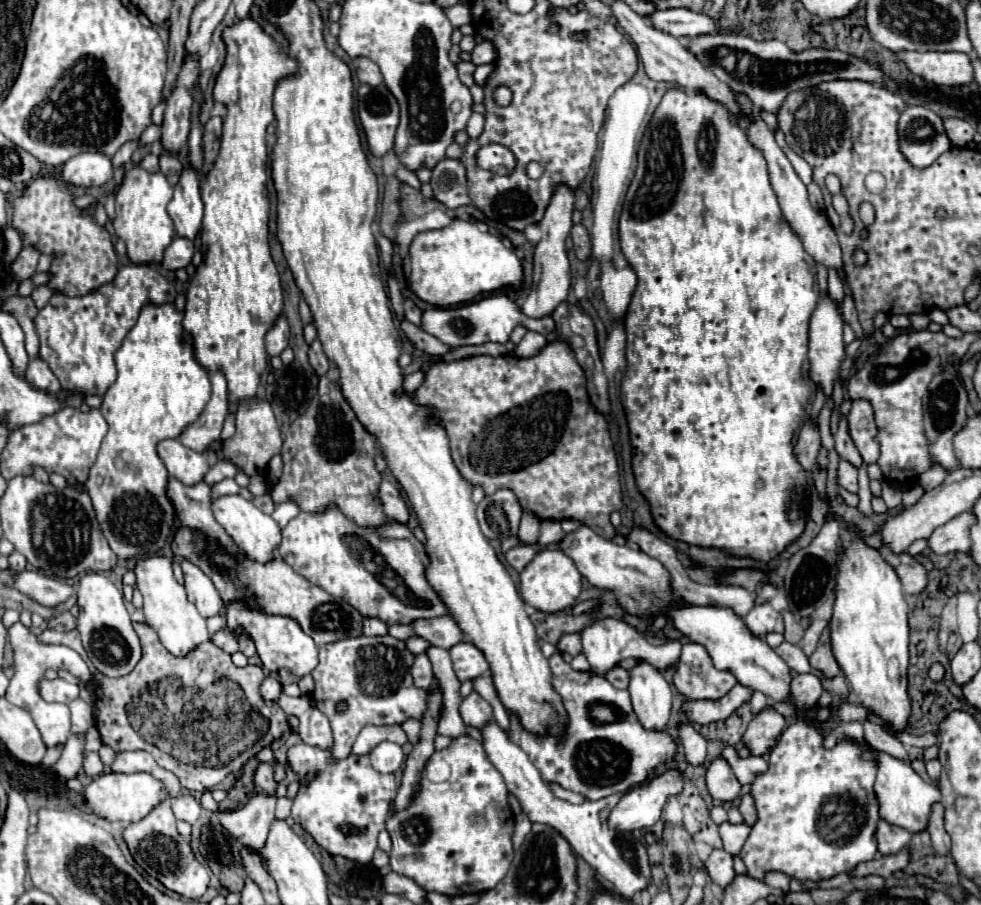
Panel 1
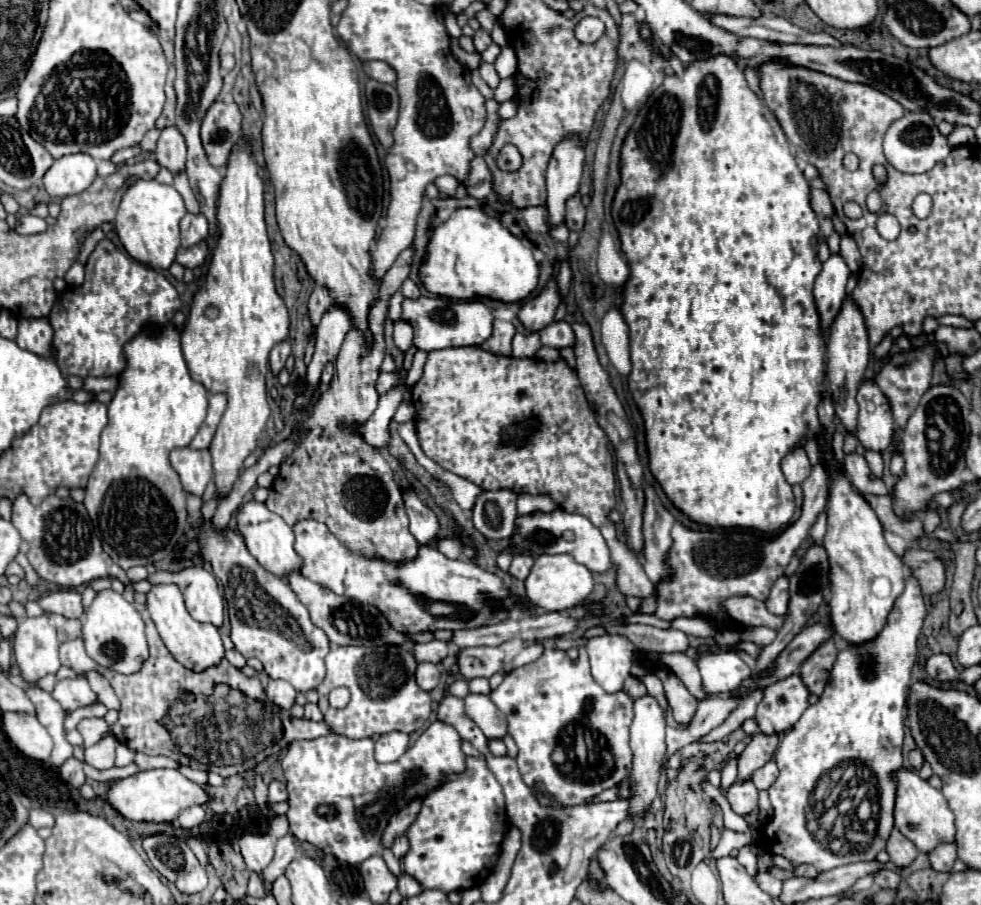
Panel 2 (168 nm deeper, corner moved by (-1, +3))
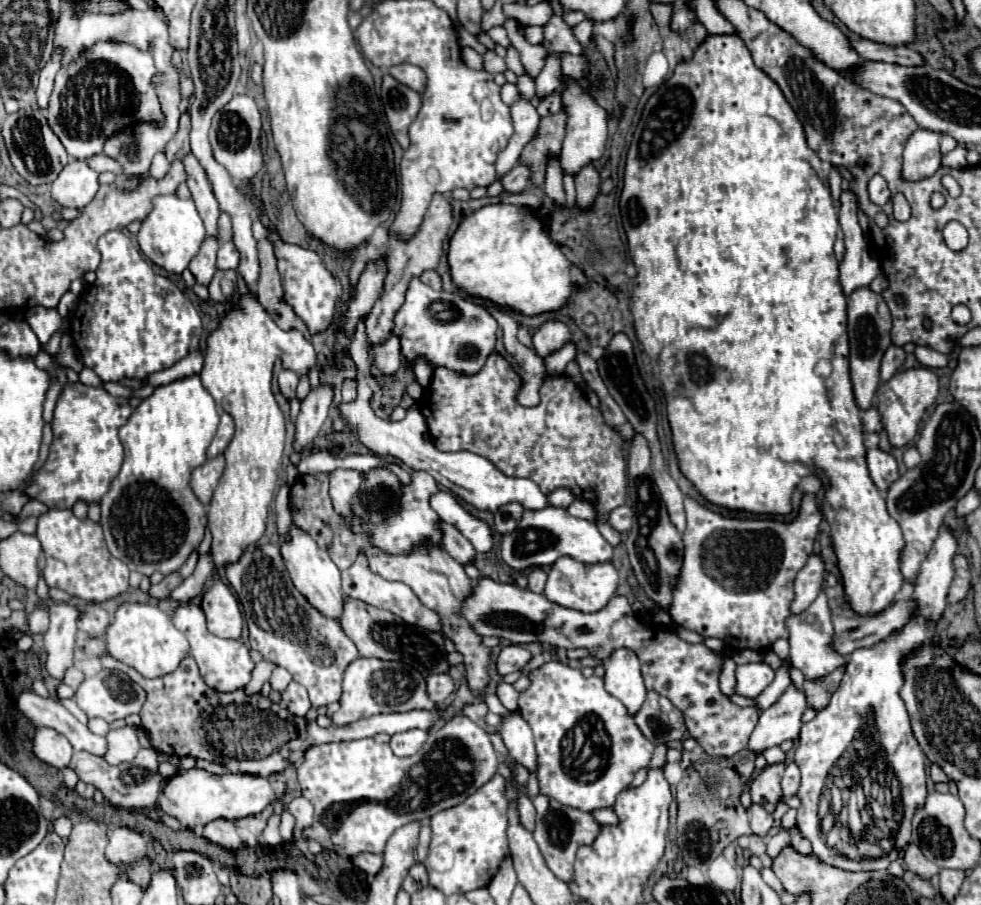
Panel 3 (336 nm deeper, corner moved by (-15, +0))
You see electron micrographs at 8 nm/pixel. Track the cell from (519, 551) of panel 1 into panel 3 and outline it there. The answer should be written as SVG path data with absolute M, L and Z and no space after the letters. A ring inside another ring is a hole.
M535 567L527 573L527 579L529 579L529 589L533 593L543 593L543 587L545 587L545 579L547 579L547 573L541 569L541 567Z

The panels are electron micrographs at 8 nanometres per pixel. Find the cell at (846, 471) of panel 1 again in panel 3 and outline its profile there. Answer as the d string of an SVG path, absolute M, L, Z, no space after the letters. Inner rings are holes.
M877 449L867 451L867 465L871 479L879 491L887 491L899 479L898 463L893 455Z

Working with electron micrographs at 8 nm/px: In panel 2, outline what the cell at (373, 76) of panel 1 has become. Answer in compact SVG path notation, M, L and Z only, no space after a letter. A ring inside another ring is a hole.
M365 62L363 70L369 78L377 80L377 82L385 82L385 84L395 84L397 76L393 74L393 68L387 62Z

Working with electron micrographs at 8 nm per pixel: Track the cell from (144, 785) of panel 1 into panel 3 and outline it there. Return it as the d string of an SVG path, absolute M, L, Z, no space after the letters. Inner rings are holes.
M189 769L169 777L159 793L157 807L177 819L183 827L193 829L195 825L205 825L207 821L225 817L225 819L241 819L249 815L259 815L271 801L281 797L285 791L285 783L277 779L263 779L251 775L209 775L203 769Z

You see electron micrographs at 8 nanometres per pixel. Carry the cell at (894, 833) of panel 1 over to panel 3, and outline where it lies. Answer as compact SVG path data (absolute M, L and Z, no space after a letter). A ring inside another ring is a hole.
M909 843L909 845L905 847L905 857L903 857L903 861L905 861L905 865L907 865L909 871L917 873L917 875L923 877L923 879L929 879L929 877L933 877L935 873L939 873L939 867L937 867L935 863L931 863L931 861L921 853L921 849L919 849L915 843Z

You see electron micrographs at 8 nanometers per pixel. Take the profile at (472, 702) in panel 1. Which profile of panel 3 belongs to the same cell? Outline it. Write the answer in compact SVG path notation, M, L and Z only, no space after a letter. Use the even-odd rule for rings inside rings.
M509 713L503 717L499 725L499 735L503 737L509 755L529 771L537 769L537 757L535 757L535 745L533 745L533 735L531 727L519 717L519 713Z

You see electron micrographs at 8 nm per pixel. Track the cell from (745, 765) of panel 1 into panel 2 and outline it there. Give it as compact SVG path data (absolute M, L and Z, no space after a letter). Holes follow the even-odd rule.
M771 760L771 762L767 762L763 768L759 768L759 770L753 774L753 784L757 786L757 790L767 790L767 788L775 782L777 774L779 774L779 768L777 768L777 764Z

